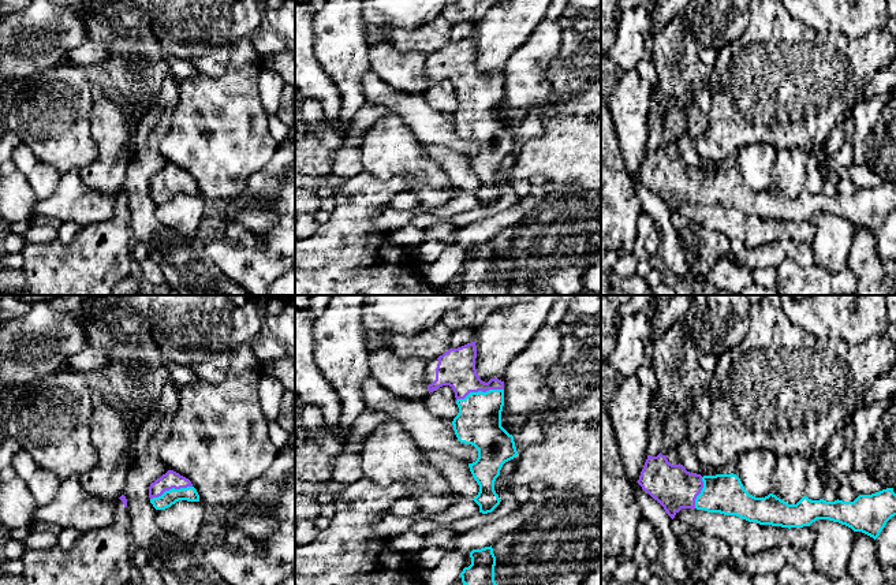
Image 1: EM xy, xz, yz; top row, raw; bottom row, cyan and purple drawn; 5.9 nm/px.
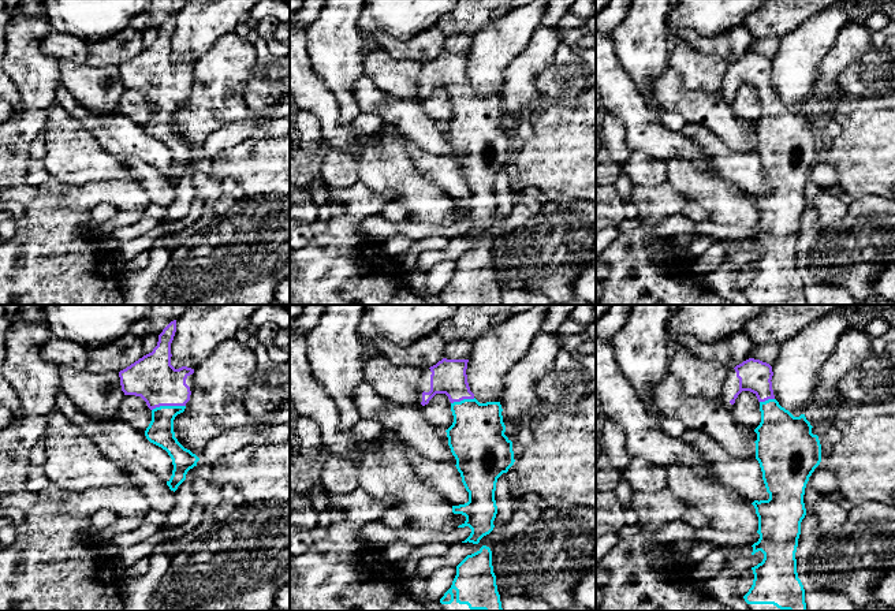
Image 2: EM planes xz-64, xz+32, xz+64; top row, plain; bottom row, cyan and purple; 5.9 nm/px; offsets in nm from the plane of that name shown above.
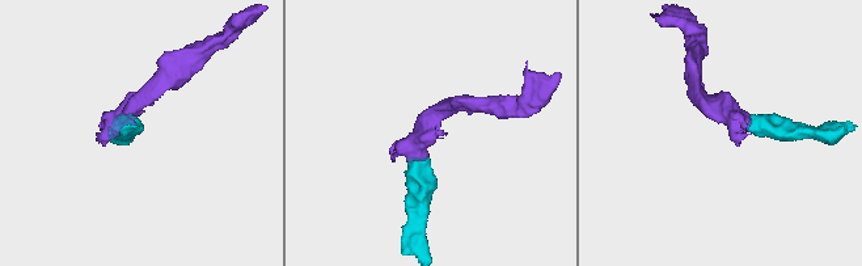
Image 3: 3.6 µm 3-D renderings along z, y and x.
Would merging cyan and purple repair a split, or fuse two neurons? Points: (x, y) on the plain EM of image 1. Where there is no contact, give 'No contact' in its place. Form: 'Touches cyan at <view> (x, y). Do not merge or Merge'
Touches cyan at xz (480, 85). Merge

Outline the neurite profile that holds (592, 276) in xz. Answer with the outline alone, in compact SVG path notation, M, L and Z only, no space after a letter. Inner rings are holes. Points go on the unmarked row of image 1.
M601 261L591 264L582 275L583 292L601 295Z

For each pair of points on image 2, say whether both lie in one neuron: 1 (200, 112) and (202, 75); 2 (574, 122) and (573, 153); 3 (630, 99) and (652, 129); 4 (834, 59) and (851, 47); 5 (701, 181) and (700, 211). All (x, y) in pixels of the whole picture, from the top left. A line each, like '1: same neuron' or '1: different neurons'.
1: same neuron
2: same neuron
3: same neuron
4: same neuron
5: different neurons

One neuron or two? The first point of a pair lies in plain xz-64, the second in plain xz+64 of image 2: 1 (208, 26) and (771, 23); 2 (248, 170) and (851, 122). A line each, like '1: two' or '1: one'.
1: two
2: one

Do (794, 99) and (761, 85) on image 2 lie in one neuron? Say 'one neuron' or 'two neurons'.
two neurons

